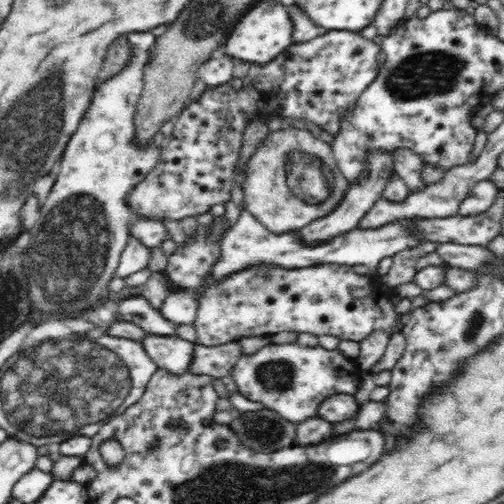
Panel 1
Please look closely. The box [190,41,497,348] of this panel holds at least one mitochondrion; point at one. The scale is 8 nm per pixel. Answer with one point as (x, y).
(431, 73)

